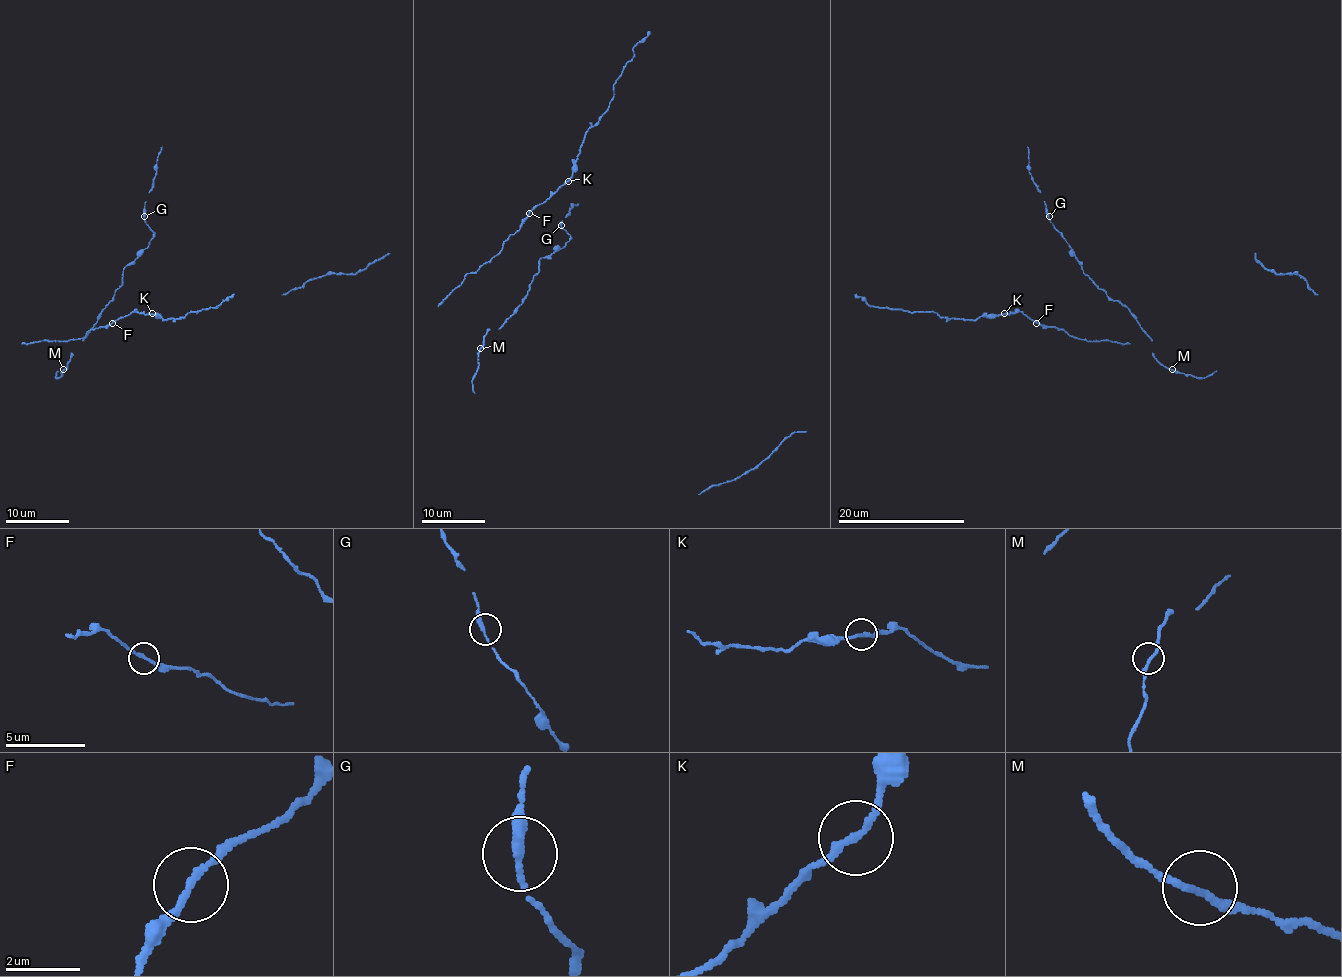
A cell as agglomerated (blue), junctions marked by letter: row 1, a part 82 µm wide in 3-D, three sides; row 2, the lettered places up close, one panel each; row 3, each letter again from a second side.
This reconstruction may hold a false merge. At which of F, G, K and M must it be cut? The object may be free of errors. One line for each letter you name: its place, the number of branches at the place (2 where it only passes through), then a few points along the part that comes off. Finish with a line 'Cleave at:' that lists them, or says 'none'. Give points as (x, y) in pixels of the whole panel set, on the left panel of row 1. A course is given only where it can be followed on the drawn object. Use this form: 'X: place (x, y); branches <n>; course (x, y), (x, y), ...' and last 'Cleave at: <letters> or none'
K: place (152, 313); branches 2; course (152, 313), (163, 319), (182, 318), (190, 311), (217, 307), (233, 294)
Cleave at: K

